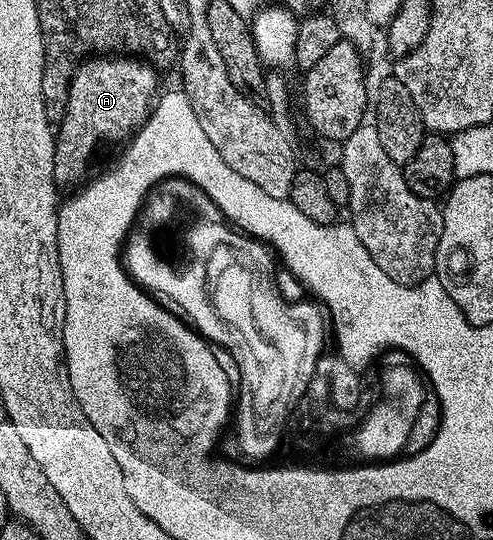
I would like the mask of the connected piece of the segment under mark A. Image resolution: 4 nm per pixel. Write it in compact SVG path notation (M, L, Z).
M125 53L99 55L78 64L70 78L66 112L57 124L54 140L54 180L59 188L81 184L87 178L86 170L94 154L105 143L122 145L138 134L160 95L157 74L145 59Z

